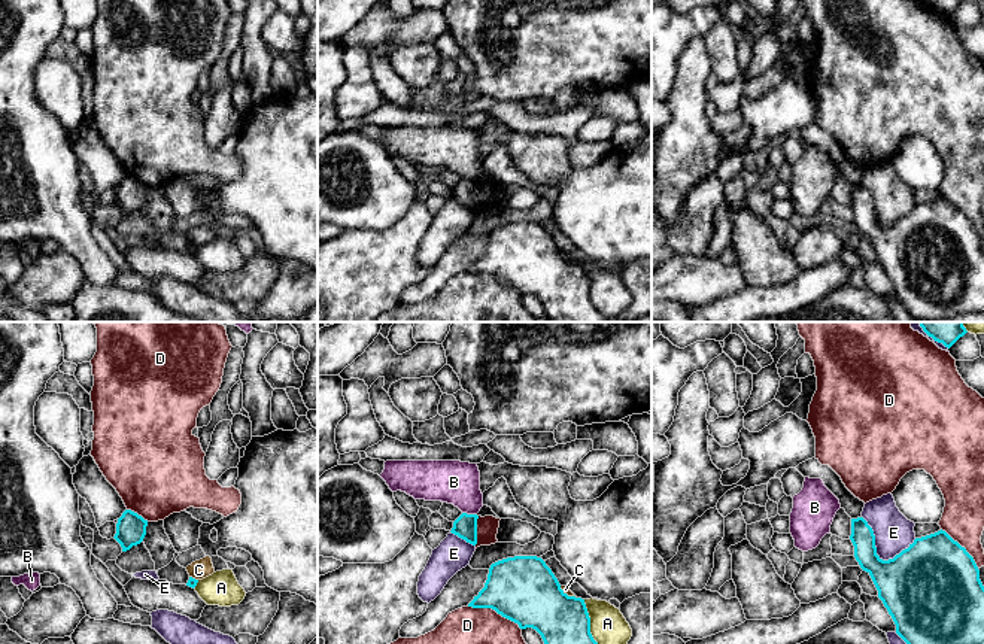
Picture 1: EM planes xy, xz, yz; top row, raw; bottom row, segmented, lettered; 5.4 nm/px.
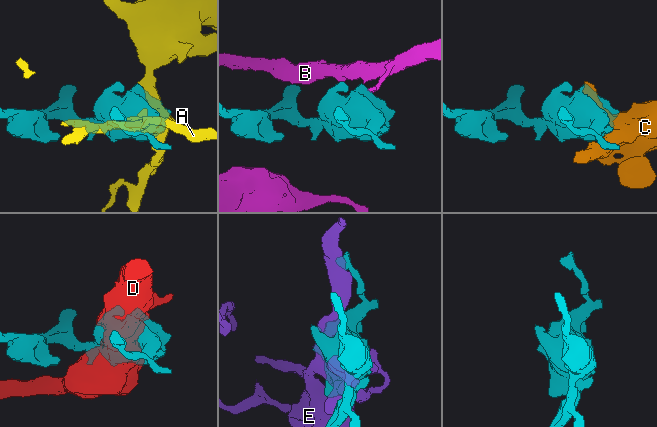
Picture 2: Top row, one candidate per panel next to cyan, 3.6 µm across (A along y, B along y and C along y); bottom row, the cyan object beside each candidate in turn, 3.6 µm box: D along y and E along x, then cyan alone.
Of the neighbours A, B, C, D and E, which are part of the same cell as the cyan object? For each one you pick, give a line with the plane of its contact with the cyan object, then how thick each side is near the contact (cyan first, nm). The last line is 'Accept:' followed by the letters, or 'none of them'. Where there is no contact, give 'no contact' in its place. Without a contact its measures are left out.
Accept: none of them

